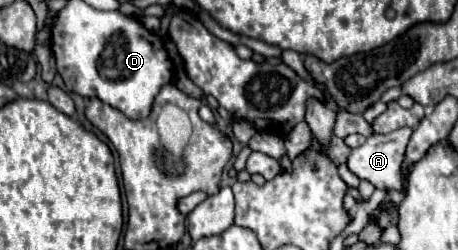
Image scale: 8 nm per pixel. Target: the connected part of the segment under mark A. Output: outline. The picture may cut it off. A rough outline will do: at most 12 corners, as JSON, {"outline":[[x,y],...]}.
{"outline":[[413,128],[373,134],[349,170],[375,188],[401,190]]}

